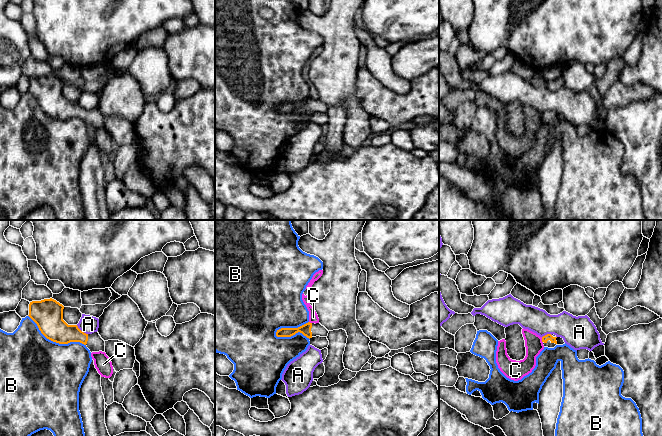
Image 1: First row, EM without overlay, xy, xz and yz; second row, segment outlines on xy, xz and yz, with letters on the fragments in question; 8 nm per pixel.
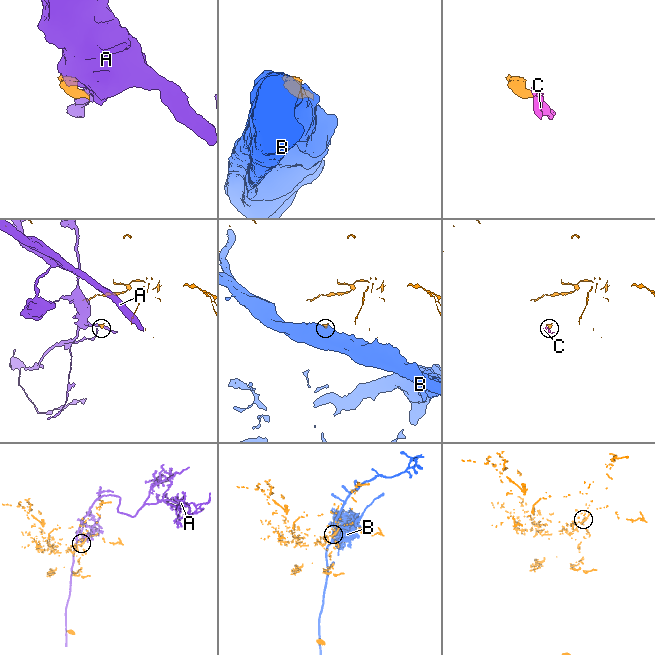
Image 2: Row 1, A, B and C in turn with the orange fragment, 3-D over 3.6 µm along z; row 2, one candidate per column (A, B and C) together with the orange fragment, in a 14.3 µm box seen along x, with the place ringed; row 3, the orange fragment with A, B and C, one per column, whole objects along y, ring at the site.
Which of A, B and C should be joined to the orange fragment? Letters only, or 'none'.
none

